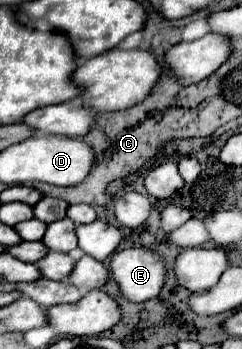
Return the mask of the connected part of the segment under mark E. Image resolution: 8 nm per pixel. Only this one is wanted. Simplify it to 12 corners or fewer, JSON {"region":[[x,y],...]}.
{"region":[[149,248],[119,250],[111,276],[131,302],[157,298],[165,260]]}

